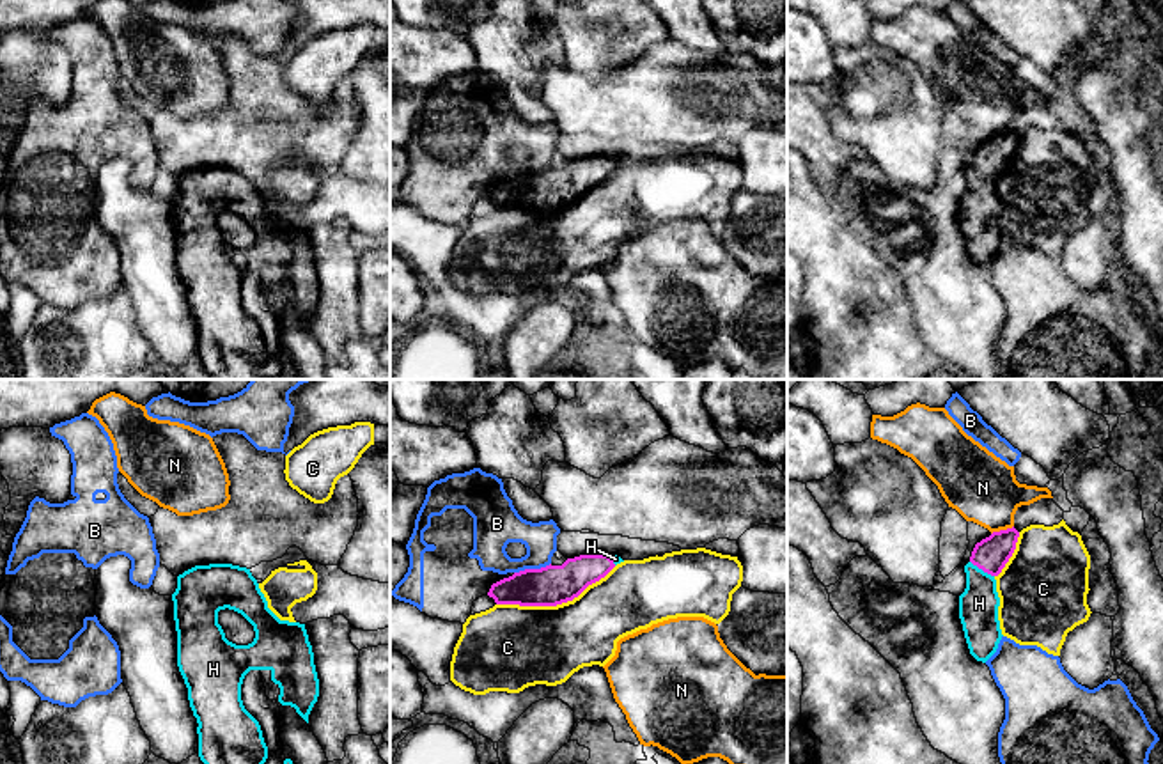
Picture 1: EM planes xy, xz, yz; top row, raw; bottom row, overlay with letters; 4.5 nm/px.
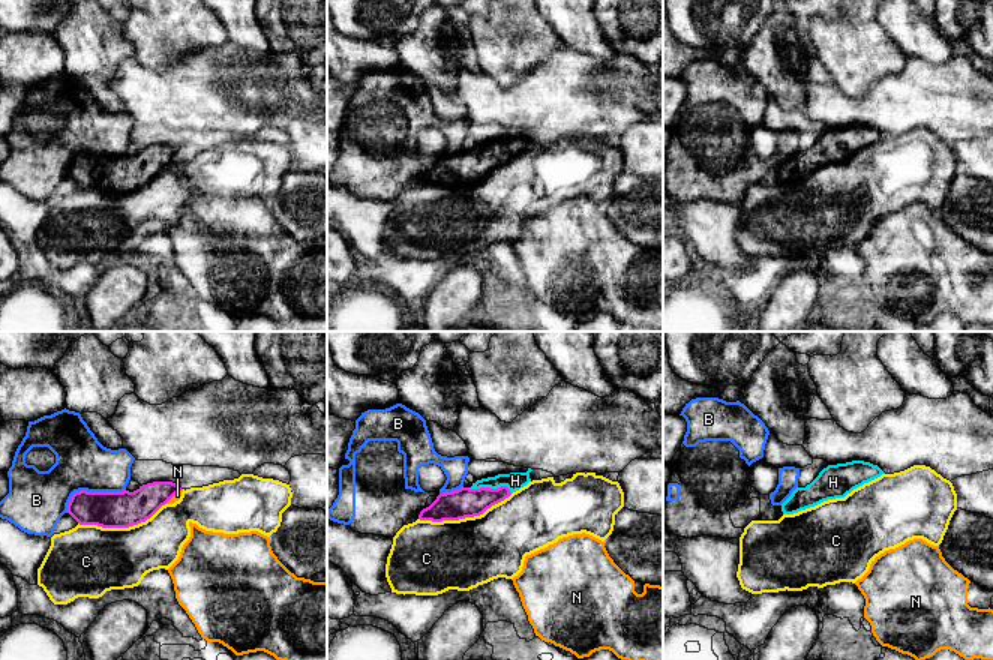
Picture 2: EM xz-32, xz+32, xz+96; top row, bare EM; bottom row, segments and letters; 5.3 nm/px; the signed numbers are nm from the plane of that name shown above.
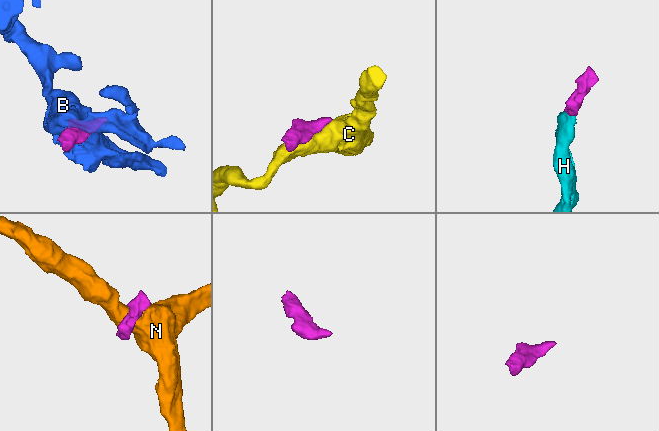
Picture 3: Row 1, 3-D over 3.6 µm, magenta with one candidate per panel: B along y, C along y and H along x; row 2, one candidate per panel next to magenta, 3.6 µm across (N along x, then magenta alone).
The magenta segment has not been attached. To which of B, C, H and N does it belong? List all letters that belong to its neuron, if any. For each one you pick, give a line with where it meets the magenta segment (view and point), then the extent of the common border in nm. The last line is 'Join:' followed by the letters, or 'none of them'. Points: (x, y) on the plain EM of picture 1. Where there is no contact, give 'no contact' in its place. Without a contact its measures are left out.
H: meets magenta in yz at (983, 172); contact 130 nm long
Join: H

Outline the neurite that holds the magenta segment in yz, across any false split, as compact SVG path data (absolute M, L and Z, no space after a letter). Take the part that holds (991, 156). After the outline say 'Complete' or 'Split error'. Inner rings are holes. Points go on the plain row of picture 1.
M1014 129L993 135L975 147L970 165L964 168L966 191L959 199L959 222L970 257L982 266L996 255L1003 239L995 181L1012 160L1018 140L1019 135Z. Split error

